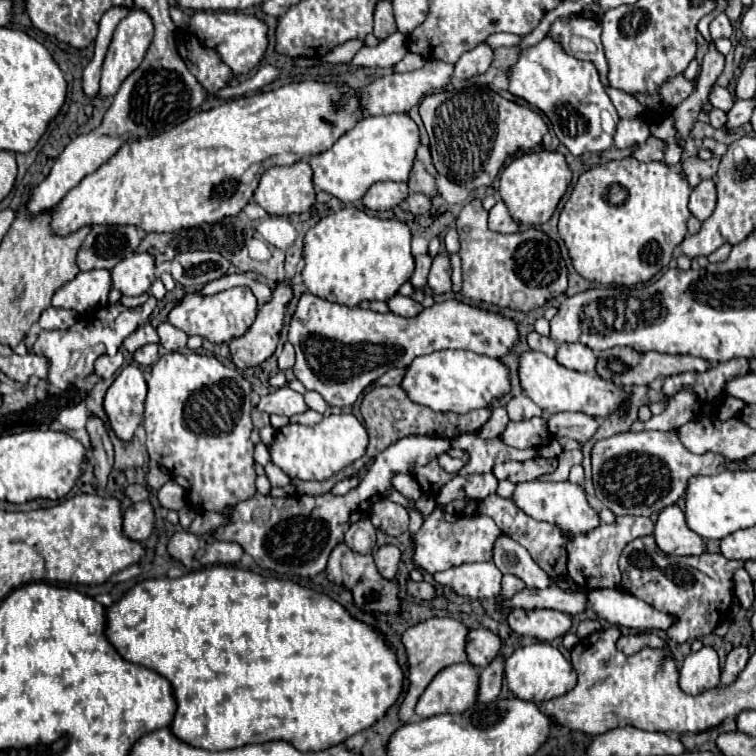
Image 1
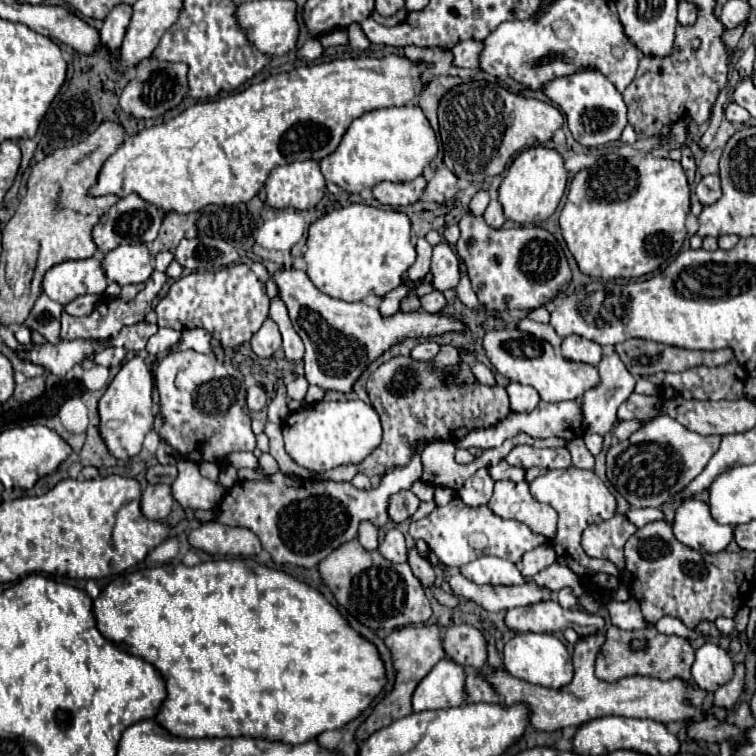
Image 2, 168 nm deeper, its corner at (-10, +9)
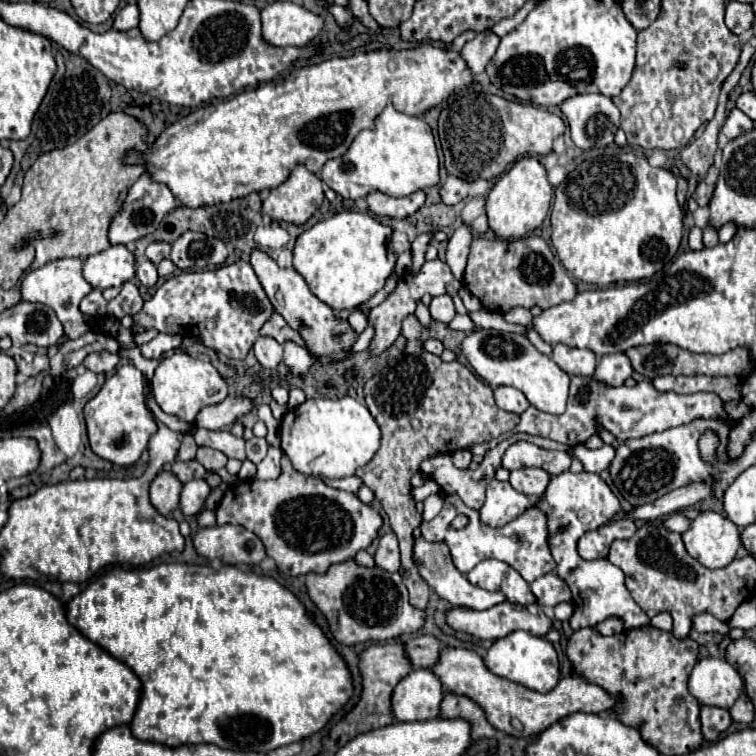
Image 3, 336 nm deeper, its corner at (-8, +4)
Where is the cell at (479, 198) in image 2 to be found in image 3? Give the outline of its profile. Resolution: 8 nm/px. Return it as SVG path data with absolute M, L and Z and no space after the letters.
M463 223L453 237L449 237L449 247L447 247L447 265L451 269L451 273L455 275L457 281L463 281L463 273L465 273L465 263L467 263L467 253L469 253L469 243L471 243L473 235L467 223Z

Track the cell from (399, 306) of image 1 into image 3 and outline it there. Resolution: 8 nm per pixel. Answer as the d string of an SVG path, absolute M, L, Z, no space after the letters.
M439 295L439 297L433 297L431 299L431 305L429 305L429 313L433 317L433 321L439 321L439 323L451 323L453 317L455 317L455 307L453 307L453 301L449 295Z

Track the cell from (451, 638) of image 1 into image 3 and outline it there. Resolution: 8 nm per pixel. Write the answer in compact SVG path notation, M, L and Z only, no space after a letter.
M401 641L399 643L385 643L385 645L371 645L369 649L365 649L361 653L361 673L363 673L363 695L361 695L361 701L345 715L345 719L341 719L329 731L329 737L323 739L323 751L325 753L335 753L345 743L355 739L357 735L395 723L397 719L395 719L393 709L391 709L393 689L411 671L413 671L413 663L411 663L411 659L409 659L409 655L405 651L405 643L401 643Z

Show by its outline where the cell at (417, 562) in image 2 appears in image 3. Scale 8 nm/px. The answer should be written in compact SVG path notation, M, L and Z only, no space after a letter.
M409 315L403 321L403 333L407 337L405 355L399 357L397 367L383 367L365 383L367 409L375 417L383 437L375 457L365 467L357 469L355 475L375 493L389 515L391 529L401 547L399 573L409 589L409 601L413 607L425 609L431 589L413 561L413 529L419 527L423 519L409 495L409 481L419 471L425 457L431 457L433 453L455 453L459 449L469 449L473 443L497 439L501 433L515 429L519 415L499 409L493 389L475 377L463 363L445 363L441 357L425 353L419 343L419 327L417 315Z

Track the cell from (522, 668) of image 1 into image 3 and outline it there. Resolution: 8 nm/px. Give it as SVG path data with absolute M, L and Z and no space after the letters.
M527 631L509 633L509 637L497 639L489 647L485 663L499 677L505 677L513 683L519 683L519 685L523 685L527 689L533 689L533 691L539 691L539 693L549 693L551 689L555 689L555 685L559 683L559 677L561 677L559 657L557 657L555 647L547 639L535 637Z

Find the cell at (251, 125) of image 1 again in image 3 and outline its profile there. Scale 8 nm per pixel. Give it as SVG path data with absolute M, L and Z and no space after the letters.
M421 45L405 51L381 49L345 59L327 59L317 65L294 68L281 83L269 81L267 85L241 91L227 101L189 113L169 125L147 151L129 151L125 163L143 163L147 175L155 183L167 185L183 207L197 209L229 203L233 199L243 199L253 191L265 191L281 185L297 163L303 163L311 173L319 173L329 159L345 155L355 135L361 129L371 127L375 117L389 103L393 103L393 107L401 113L423 115L427 109L447 100L451 93L471 85L471 81L471 73L465 69L465 61L461 61L459 53L433 45Z

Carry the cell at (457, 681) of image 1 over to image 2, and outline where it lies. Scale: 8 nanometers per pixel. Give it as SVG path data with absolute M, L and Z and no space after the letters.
M449 658L439 660L435 668L419 682L413 692L413 712L441 710L465 702L465 670Z

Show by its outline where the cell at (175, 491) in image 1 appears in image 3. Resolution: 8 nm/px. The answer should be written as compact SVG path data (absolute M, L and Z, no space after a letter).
M191 479L183 485L181 489L181 511L185 517L191 517L191 515L197 515L203 505L205 505L205 499L211 495L211 487L205 479Z

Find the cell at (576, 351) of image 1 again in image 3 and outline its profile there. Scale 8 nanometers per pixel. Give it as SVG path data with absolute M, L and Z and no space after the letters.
M555 345L551 359L569 375L585 375L591 377L595 373L595 353L591 349L577 349L567 345Z

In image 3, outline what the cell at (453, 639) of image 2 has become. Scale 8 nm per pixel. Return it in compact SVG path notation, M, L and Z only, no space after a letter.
M419 635L405 643L409 649L409 659L415 667L435 667L439 663L443 643L433 635Z

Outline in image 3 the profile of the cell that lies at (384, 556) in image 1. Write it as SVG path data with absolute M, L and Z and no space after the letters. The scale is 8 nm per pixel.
M387 533L379 539L377 545L377 553L375 553L375 563L377 567L385 569L385 571L399 571L399 545L397 545L397 537L395 533Z

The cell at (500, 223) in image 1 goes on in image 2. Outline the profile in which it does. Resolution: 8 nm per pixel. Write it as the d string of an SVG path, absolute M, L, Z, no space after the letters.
M491 198L491 202L489 202L483 218L485 218L485 222L487 222L491 228L501 228L501 226L503 226L505 216L503 216L503 208L501 208L501 204L499 204L497 198Z

